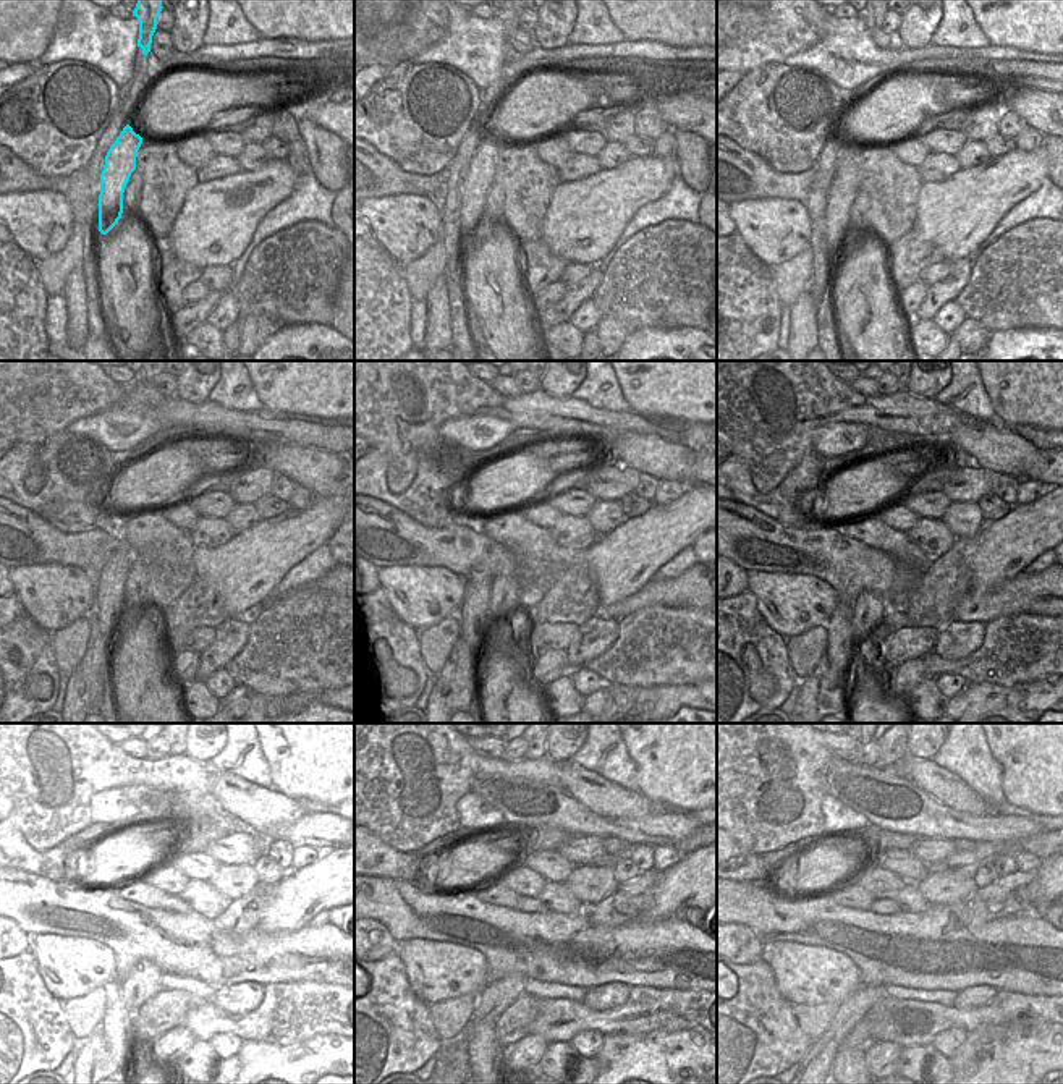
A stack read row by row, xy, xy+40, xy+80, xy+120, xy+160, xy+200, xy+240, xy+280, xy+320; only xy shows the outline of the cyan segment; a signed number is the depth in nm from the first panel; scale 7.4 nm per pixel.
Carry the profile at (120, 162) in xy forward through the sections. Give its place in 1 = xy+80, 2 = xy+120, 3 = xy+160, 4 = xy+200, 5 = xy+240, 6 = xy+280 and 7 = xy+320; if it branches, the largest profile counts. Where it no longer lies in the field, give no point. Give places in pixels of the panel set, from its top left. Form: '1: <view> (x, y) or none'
1: xy+80 (843, 186)
2: xy+120 (109, 596)
3: xy+160 (474, 610)
4: xy+200 (843, 657)
5: xy+240 (123, 1050)
6: xy+280 (484, 1052)
7: xy+320 (842, 1052)

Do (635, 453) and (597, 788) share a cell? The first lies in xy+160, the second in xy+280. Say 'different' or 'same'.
same

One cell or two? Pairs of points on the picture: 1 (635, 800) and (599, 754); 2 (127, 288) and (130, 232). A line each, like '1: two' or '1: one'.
1: two
2: one

